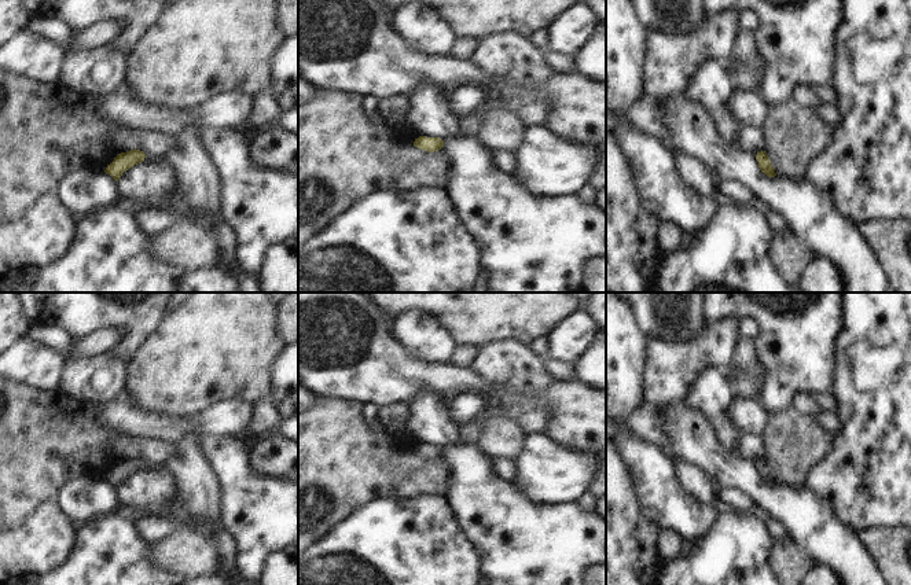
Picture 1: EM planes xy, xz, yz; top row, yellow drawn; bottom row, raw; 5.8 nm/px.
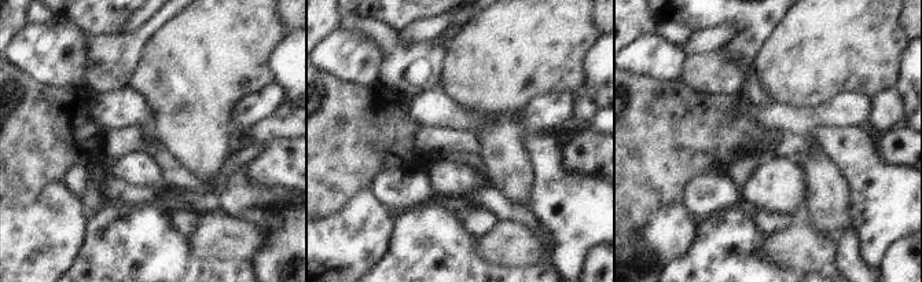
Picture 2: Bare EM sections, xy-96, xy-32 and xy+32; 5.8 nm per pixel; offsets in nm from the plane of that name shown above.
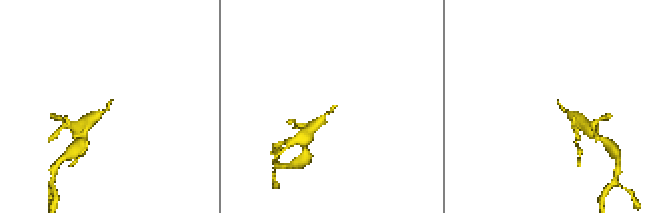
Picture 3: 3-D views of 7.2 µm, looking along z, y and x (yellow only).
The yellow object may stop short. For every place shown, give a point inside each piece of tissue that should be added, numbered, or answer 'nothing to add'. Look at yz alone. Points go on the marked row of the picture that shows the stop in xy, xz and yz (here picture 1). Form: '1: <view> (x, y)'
nothing to add

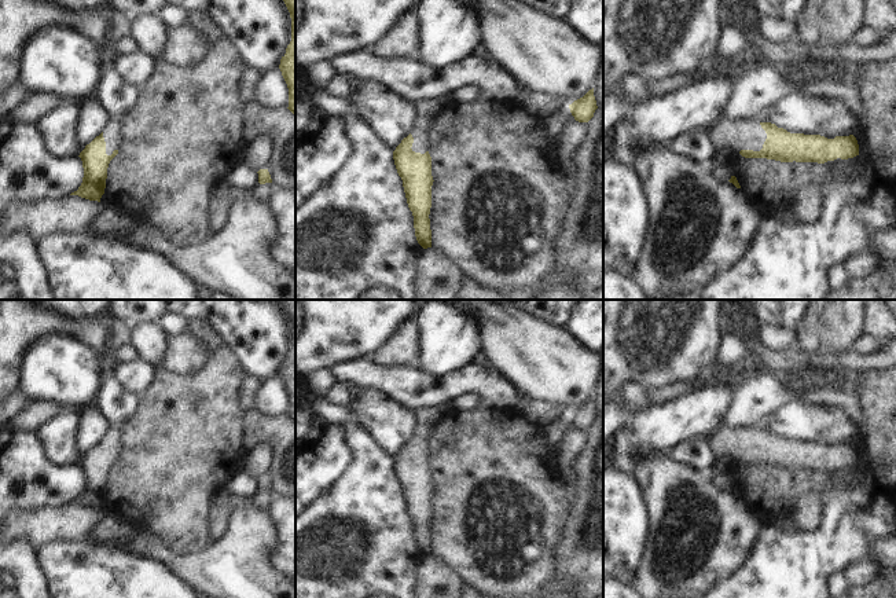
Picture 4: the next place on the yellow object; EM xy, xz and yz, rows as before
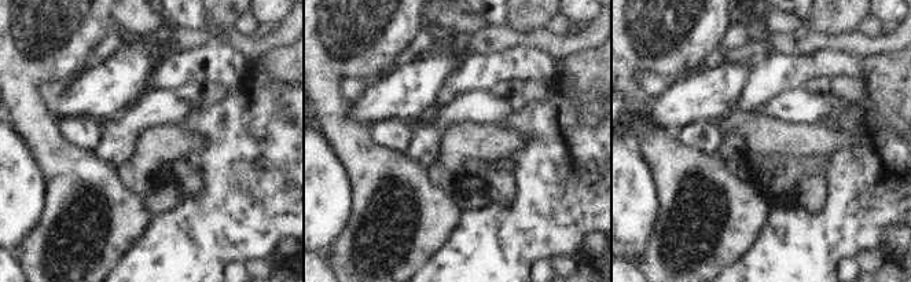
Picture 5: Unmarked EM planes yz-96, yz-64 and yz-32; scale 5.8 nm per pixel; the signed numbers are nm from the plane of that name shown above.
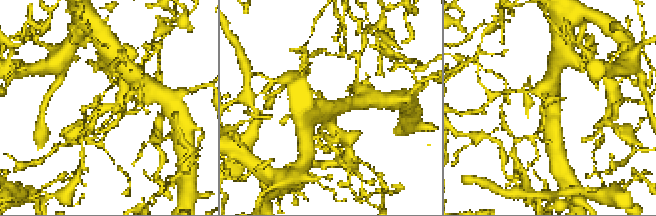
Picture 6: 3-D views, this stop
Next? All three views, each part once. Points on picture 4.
1: xy (261, 191)
2: yz (731, 135)

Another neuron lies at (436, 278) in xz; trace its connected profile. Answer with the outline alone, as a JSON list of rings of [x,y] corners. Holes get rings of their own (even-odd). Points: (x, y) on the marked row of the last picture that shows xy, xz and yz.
[[[423,249],[412,280],[416,300],[456,300],[463,272],[440,250]]]

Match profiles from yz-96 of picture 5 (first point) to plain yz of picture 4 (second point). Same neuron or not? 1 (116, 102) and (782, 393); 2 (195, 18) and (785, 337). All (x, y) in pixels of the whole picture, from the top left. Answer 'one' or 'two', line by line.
1: two
2: two

